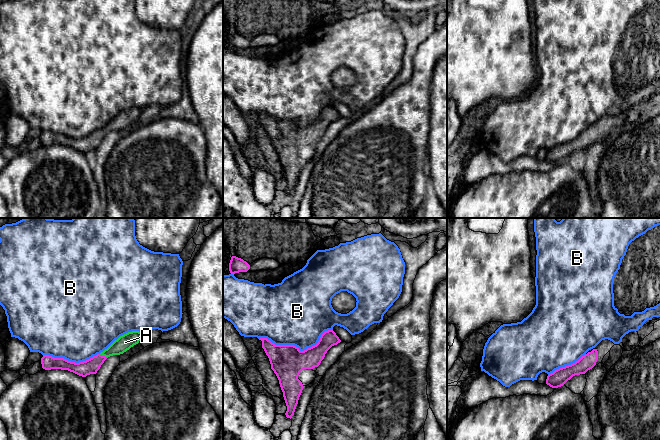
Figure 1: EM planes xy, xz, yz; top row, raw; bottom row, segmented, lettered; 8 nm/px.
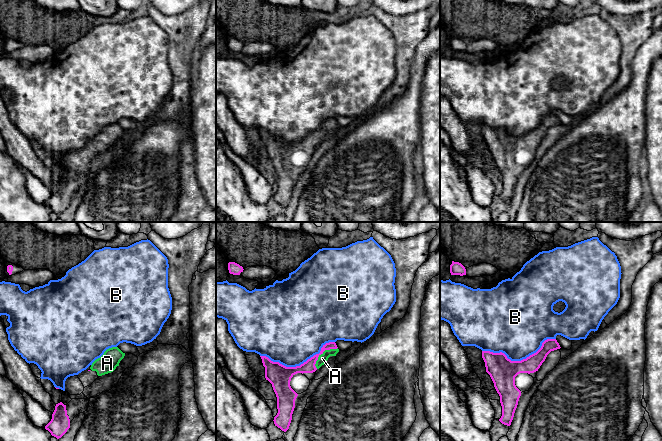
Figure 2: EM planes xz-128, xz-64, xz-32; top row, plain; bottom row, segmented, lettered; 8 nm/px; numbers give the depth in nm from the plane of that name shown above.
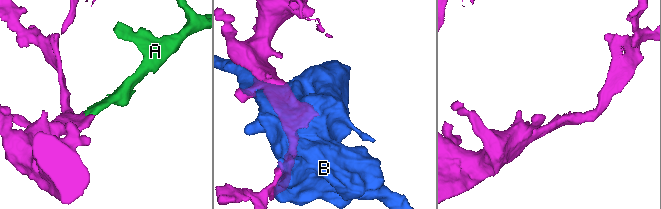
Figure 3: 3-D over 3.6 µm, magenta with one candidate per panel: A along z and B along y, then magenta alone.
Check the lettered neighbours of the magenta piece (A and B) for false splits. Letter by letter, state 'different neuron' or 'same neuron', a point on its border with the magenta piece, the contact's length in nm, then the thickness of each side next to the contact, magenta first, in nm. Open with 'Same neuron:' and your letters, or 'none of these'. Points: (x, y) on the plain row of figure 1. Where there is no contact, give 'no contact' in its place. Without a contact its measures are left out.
Same neuron: A
A: same neuron; meets magenta in xy at (103, 132); contact 80 nm long; 120 nm thick on the magenta side, 120 nm on the other
B: different neuron; meets magenta in xz at (297, 123); contact 600 nm long; 280 nm thick on the magenta side, 480 nm on the other

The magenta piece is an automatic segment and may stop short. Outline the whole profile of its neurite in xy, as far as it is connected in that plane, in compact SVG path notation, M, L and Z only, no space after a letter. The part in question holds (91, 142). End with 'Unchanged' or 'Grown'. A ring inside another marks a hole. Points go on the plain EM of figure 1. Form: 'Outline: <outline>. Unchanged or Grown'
Outline: M139 107L128 108L120 112L100 130L79 139L71 138L64 134L54 134L49 131L43 131L41 134L42 144L45 146L68 146L82 153L86 153L90 150L96 150L108 133L123 130L131 123L138 120L142 110L143 109Z. Grown

